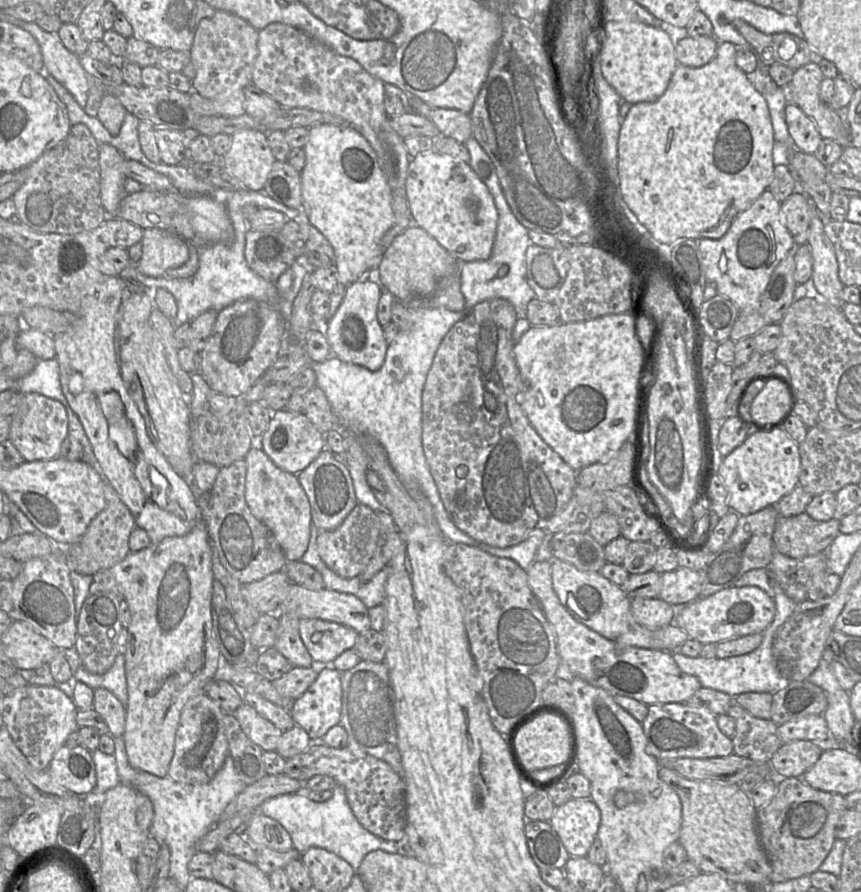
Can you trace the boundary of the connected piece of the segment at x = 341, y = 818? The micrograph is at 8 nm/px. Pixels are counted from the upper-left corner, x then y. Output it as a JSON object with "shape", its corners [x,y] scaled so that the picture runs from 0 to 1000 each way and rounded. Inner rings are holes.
{"shape":[[[390,880],[386,893],[374,900],[362,898],[352,887],[314,895],[303,901],[300,910],[325,923],[338,937],[340,951],[348,957],[361,950],[375,951],[401,964],[412,978],[422,962],[436,953],[481,960],[481,955],[470,939],[465,944],[449,943],[425,930],[411,915],[401,886],[395,880]]]}

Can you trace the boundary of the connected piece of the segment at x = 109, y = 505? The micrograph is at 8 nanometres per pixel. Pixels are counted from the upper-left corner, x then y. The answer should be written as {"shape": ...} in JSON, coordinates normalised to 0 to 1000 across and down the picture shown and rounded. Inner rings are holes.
{"shape":[[[121,539],[123,568],[105,585],[92,607],[74,613],[75,626],[81,640],[108,646],[117,639],[127,639],[151,620],[150,603],[158,591],[152,573],[142,563],[134,548]]]}

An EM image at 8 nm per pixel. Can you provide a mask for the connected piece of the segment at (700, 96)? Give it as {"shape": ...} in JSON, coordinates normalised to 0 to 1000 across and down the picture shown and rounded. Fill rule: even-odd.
{"shape":[[[850,47],[835,48],[832,63],[815,75],[800,75],[787,71],[771,105],[760,114],[735,117],[722,135],[718,158],[718,196],[717,216],[724,228],[735,240],[739,251],[749,263],[769,276],[779,276],[787,268],[836,268],[847,257],[852,244],[868,234],[893,209],[899,193],[899,147],[887,109],[876,99],[869,84],[856,73],[857,53]]]}

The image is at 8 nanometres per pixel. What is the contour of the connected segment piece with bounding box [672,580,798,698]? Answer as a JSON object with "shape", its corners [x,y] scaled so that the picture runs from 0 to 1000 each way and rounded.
{"shape":[[[898,650],[897,659],[901,687],[895,700],[885,709],[886,716],[879,728],[864,734],[844,738],[815,738],[814,735],[805,738],[796,735],[789,730],[782,730],[780,735],[787,748],[794,754],[810,759],[814,770],[839,775],[851,783],[868,776],[899,778],[912,771],[919,763],[912,762],[905,756],[897,733],[897,721],[901,707],[918,692],[927,677],[919,673]]]}

